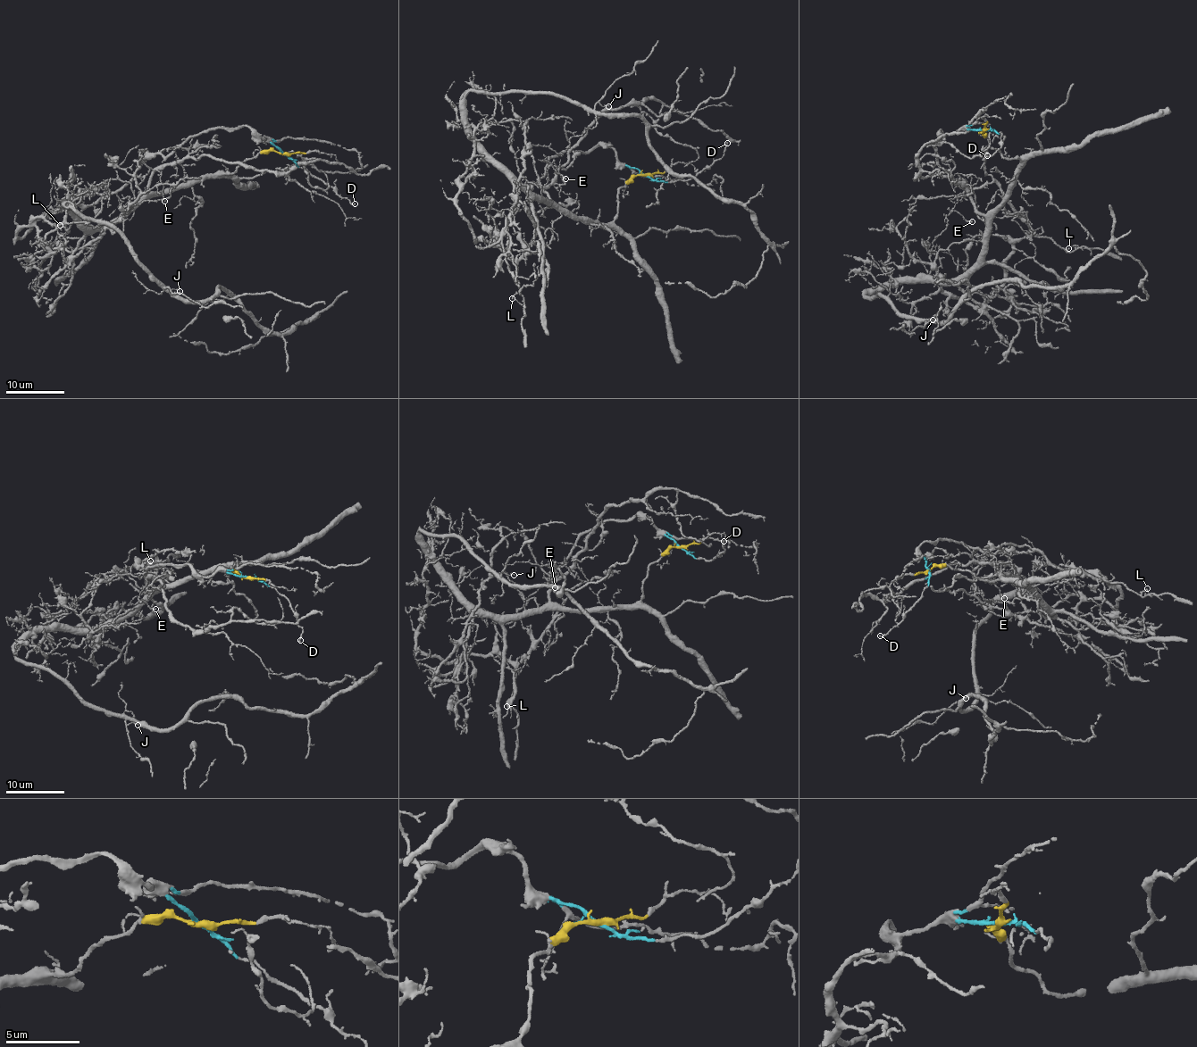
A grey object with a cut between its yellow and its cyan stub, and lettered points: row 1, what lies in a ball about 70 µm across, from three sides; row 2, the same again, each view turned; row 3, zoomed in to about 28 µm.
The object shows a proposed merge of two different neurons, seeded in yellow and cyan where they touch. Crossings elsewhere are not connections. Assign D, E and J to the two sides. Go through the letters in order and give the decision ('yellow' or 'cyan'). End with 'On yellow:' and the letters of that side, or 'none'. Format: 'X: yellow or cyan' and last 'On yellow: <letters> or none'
D: cyan
E: yellow
J: yellow
On yellow: E, J

